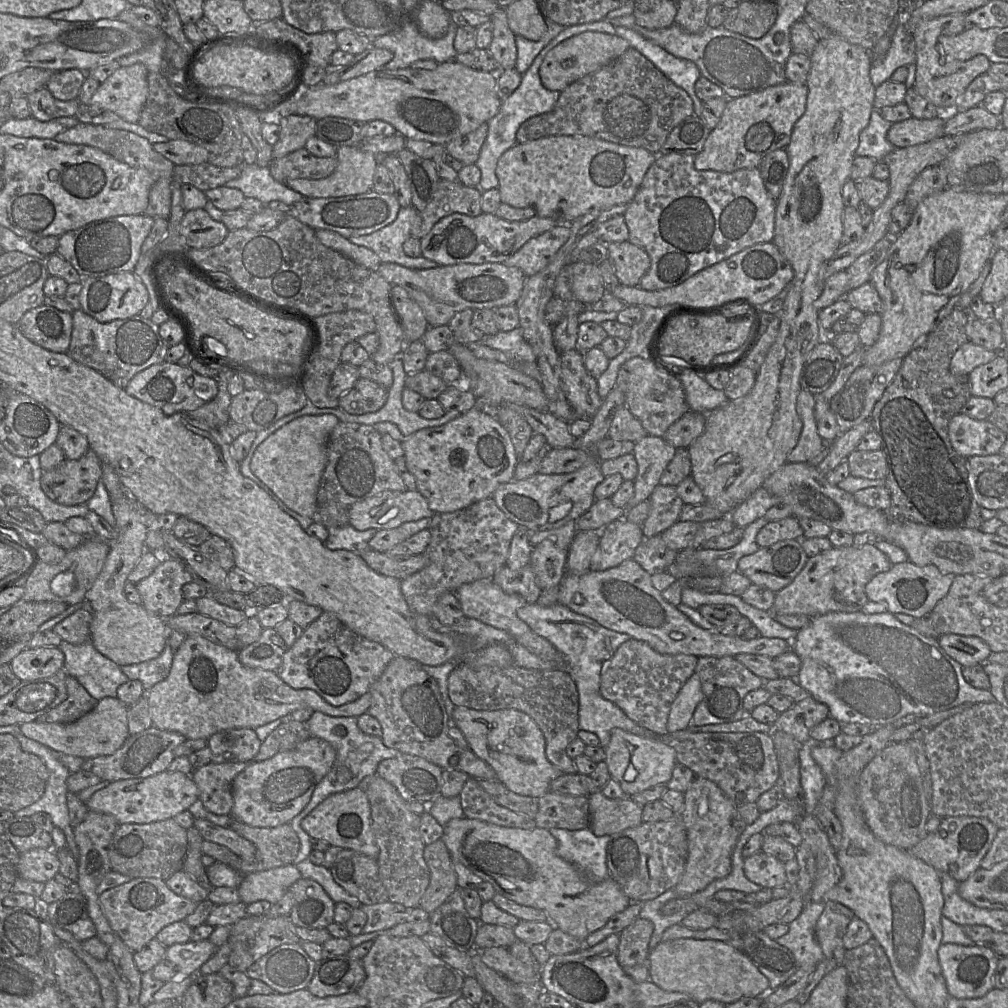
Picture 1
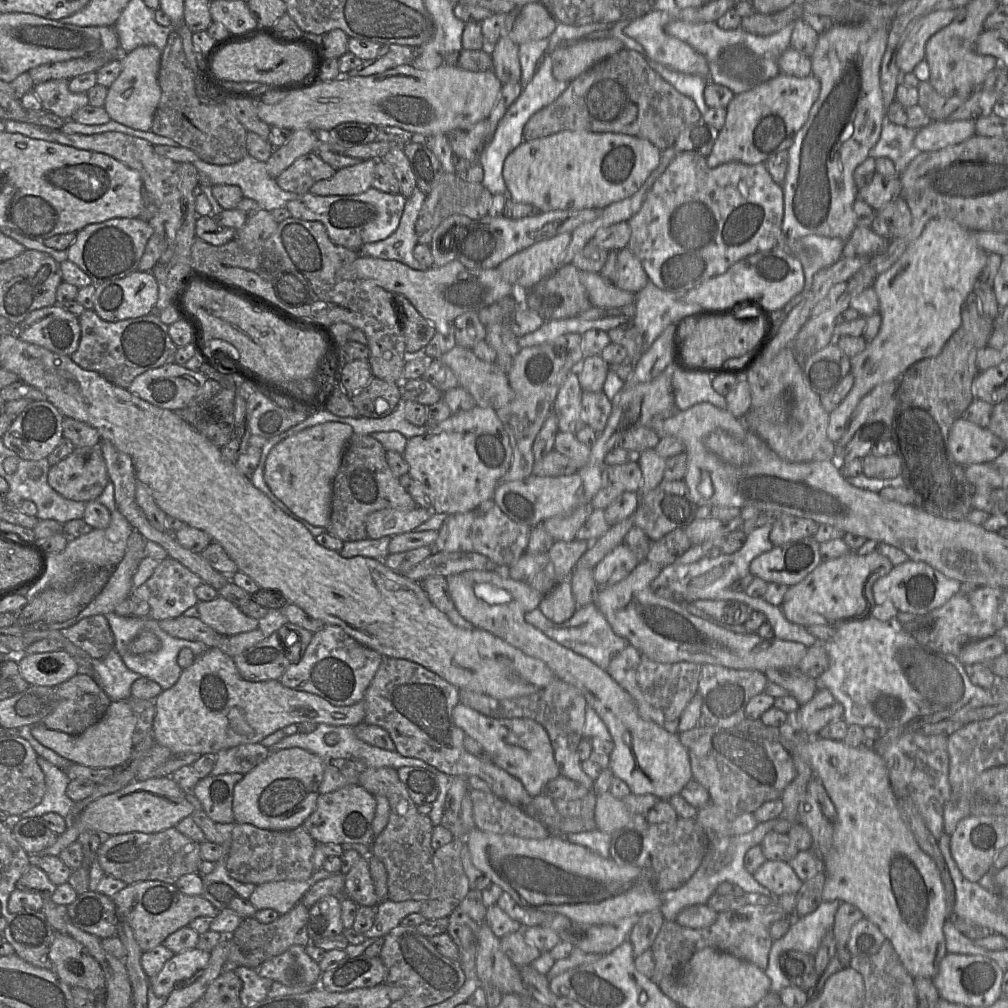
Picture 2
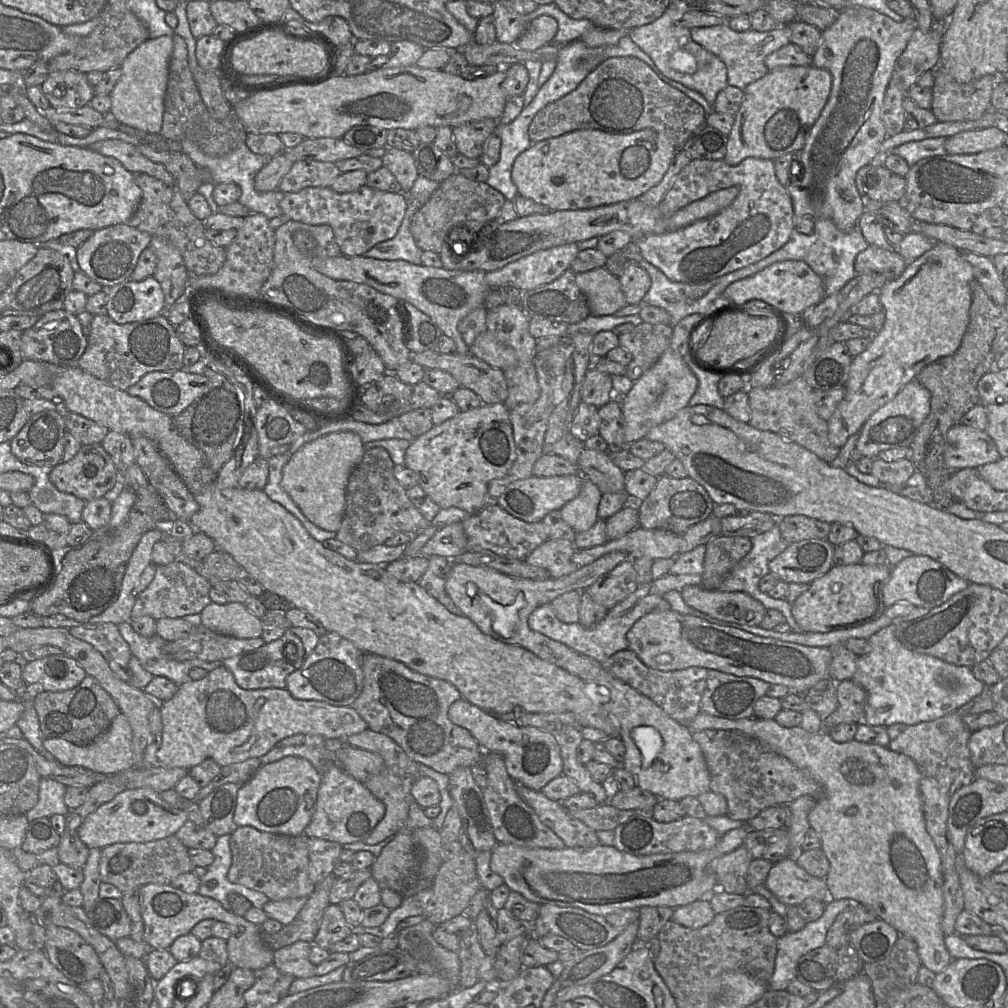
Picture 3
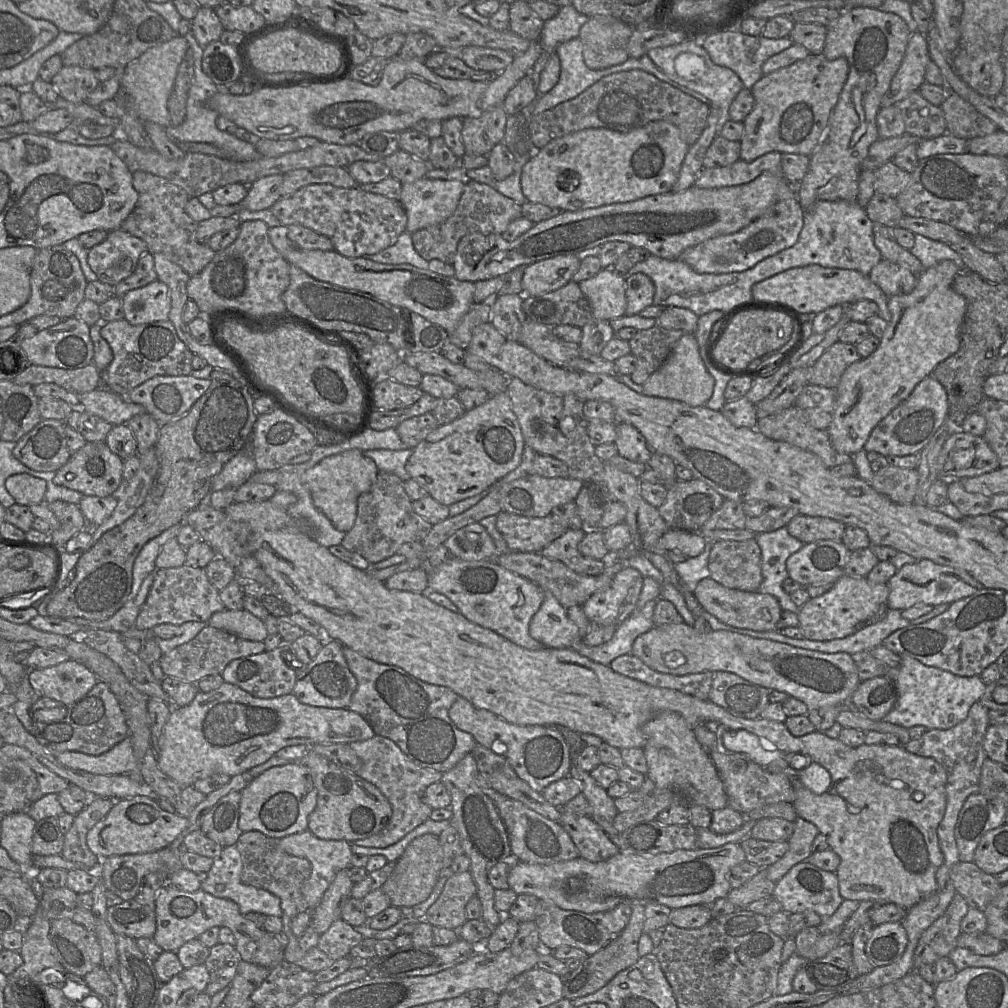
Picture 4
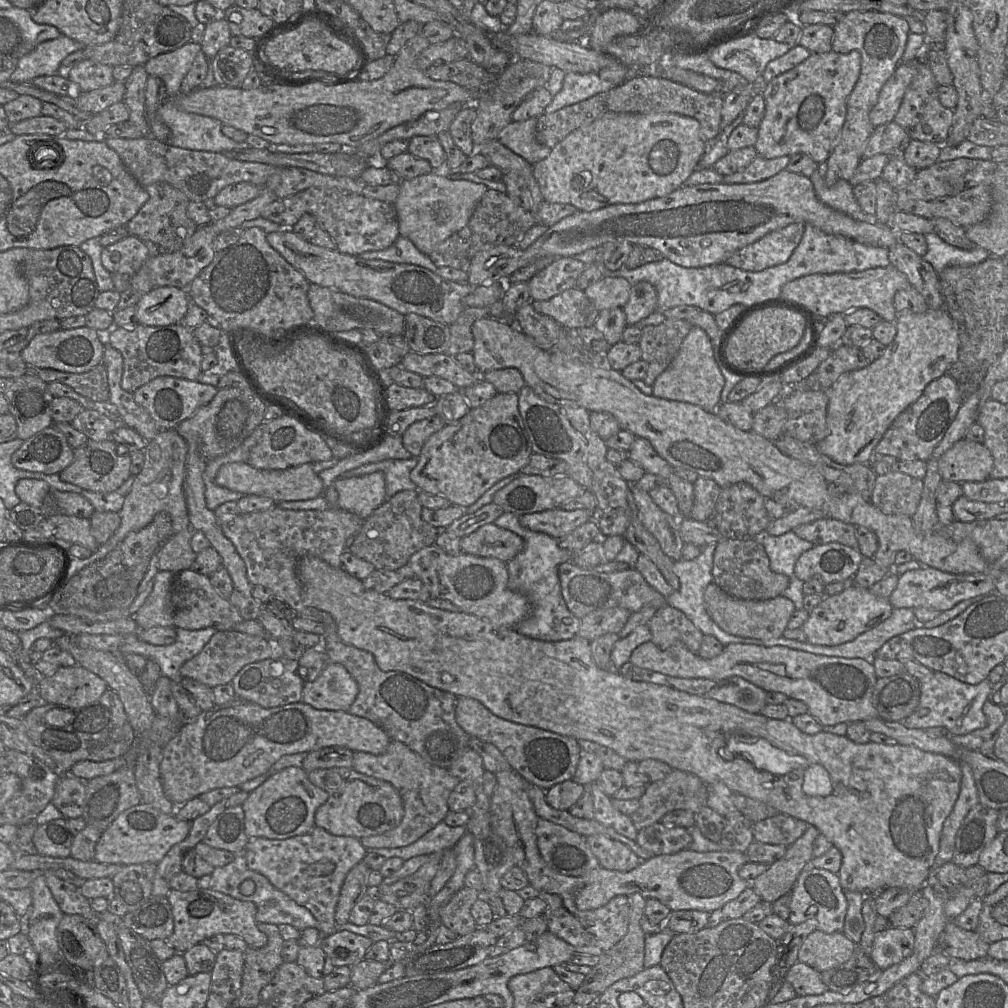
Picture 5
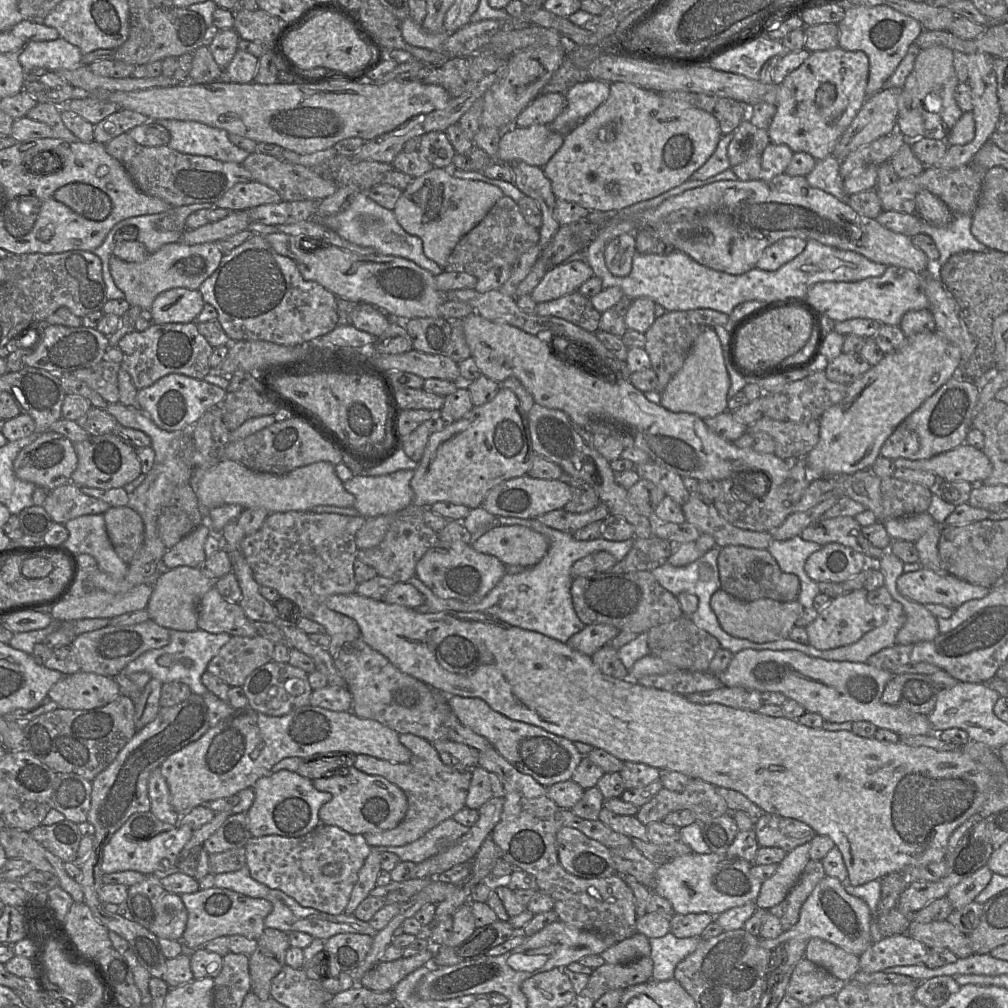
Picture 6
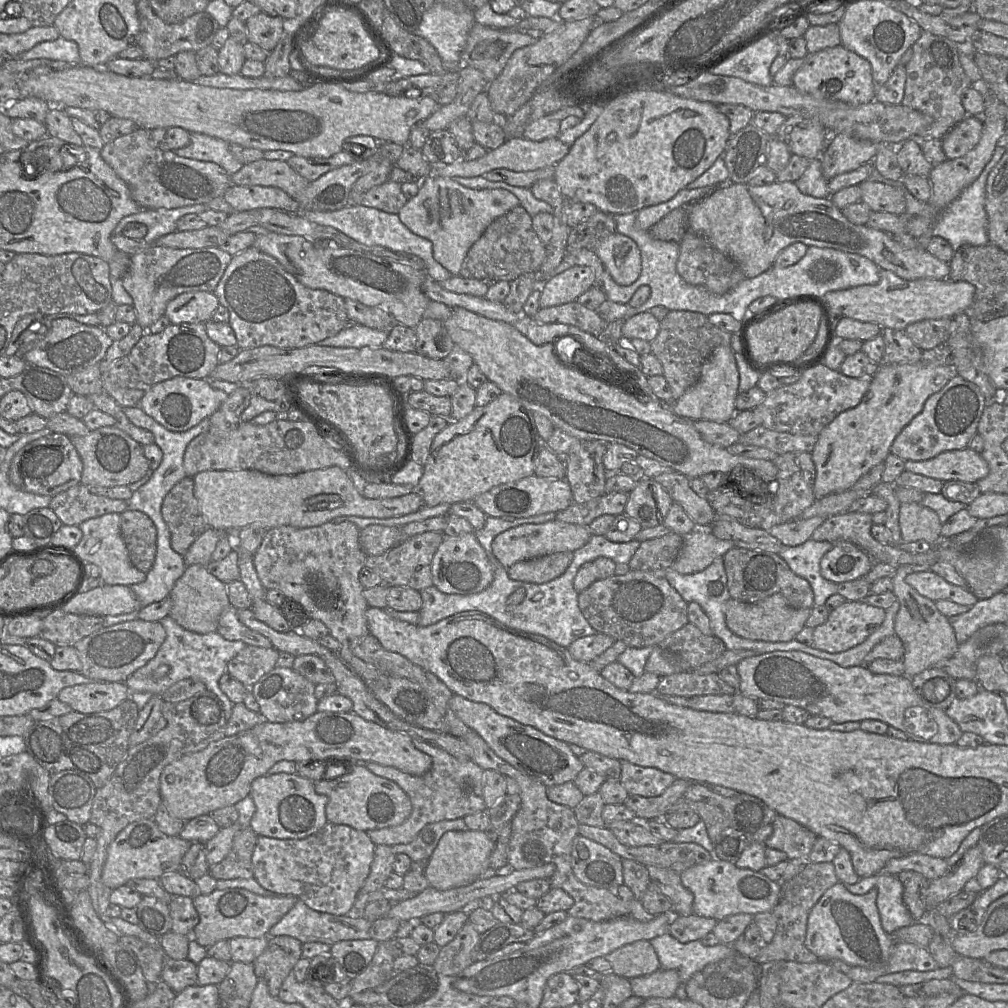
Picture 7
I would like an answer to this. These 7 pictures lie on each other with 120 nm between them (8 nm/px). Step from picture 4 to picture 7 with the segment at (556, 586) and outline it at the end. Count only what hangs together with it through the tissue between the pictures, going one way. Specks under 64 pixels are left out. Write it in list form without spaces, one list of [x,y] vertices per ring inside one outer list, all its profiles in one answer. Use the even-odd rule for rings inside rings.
[[[628,570],[626,573],[623,574],[615,574],[606,579],[597,579],[594,581],[589,587],[585,590],[578,593],[578,605],[579,608],[588,621],[590,626],[599,633],[607,634],[613,637],[616,641],[620,640],[623,641],[628,647],[634,648],[644,648],[644,647],[658,647],[658,645],[670,634],[677,631],[678,629],[682,628],[686,625],[688,621],[687,617],[687,605],[688,603],[683,600],[683,598],[679,595],[679,593],[670,585],[668,582],[666,575],[666,571],[663,570]]]

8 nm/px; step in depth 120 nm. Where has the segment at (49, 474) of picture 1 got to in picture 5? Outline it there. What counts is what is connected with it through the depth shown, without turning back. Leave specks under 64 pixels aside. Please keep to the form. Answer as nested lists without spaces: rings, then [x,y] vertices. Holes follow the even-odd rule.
[[[109,438],[104,441],[88,441],[74,449],[72,463],[60,472],[59,477],[63,482],[71,483],[82,489],[93,492],[117,491],[131,476],[130,454],[120,454],[119,447]]]

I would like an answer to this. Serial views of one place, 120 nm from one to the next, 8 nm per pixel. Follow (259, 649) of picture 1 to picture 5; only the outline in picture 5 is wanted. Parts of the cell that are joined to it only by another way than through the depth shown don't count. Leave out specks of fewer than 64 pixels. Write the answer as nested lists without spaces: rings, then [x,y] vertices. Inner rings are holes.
[[[286,657],[268,658],[244,666],[231,684],[236,696],[264,708],[274,708],[300,702],[305,681],[297,673],[298,661]]]

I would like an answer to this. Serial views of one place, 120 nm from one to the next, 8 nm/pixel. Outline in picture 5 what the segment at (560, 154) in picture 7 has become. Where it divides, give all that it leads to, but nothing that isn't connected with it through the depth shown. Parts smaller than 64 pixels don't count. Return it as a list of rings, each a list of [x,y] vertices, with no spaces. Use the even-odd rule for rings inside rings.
[[[537,118],[524,121],[512,120],[500,131],[497,140],[533,165],[546,158],[551,152],[551,148],[537,141],[536,124]]]

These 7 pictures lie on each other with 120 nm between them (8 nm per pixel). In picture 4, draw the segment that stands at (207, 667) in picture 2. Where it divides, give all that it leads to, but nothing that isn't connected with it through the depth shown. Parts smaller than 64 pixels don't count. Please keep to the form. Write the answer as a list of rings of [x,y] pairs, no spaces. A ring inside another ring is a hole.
[[[224,682],[211,692],[199,691],[186,706],[172,708],[159,739],[158,766],[171,777],[181,789],[214,774],[230,777],[241,774],[265,763],[280,749],[293,745],[312,747],[317,744],[351,744],[372,738],[375,732],[358,713],[348,708],[325,708],[304,704],[291,693],[274,698],[258,698],[240,687]]]

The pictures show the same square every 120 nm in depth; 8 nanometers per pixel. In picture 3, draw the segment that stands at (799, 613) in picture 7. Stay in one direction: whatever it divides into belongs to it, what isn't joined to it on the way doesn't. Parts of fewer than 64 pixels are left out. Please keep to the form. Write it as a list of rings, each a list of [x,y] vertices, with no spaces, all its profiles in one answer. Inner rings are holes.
[[[686,586],[681,590],[690,607],[714,618],[748,626],[760,626],[767,609],[745,592],[708,590],[703,586]]]

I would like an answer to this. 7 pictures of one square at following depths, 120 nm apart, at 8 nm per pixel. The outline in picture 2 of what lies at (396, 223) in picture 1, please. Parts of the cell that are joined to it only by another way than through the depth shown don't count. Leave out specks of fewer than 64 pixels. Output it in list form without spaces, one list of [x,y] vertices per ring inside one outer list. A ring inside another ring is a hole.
[[[416,187],[412,195],[407,198],[396,231],[384,240],[362,245],[359,254],[384,260],[396,260],[414,270],[427,270],[428,267],[413,255],[413,250],[418,244],[415,223],[426,197],[427,195]]]

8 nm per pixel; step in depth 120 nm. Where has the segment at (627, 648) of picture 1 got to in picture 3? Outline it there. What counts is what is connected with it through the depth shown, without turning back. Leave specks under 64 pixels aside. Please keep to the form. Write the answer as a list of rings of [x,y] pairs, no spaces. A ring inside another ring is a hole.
[[[629,648],[614,653],[601,664],[614,676],[654,701],[671,718],[682,725],[689,726],[690,722],[700,712],[701,699],[708,678],[707,668],[689,667],[667,672],[653,669],[645,665]]]

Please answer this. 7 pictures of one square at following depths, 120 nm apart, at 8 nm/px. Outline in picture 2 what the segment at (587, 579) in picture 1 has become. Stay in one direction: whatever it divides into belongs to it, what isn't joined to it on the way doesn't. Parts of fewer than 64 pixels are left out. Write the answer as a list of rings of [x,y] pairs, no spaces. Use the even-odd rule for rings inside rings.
[[[647,560],[639,562],[626,578],[611,586],[599,588],[593,602],[612,630],[626,638],[630,645],[648,659],[659,663],[715,664],[762,673],[770,668],[797,669],[808,650],[802,643],[764,639],[756,633],[735,633],[689,613],[674,600],[658,596],[651,589],[651,583],[662,568],[664,567]]]

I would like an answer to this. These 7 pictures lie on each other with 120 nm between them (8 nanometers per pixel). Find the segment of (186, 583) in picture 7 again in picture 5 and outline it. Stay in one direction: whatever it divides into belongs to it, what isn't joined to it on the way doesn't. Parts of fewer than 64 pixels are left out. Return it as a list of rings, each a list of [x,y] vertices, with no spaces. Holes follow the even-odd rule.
[[[159,570],[154,576],[154,586],[140,609],[133,615],[139,629],[154,626],[174,626],[172,592],[177,574]]]

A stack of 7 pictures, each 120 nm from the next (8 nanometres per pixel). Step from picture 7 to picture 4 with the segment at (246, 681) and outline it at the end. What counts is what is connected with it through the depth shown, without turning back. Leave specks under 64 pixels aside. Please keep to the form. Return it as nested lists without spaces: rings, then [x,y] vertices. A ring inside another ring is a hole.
[[[211,626],[203,628],[191,641],[182,644],[161,656],[159,665],[166,676],[190,683],[198,683],[211,675],[222,675],[225,667],[233,660],[265,652],[263,641],[242,639],[232,633]]]

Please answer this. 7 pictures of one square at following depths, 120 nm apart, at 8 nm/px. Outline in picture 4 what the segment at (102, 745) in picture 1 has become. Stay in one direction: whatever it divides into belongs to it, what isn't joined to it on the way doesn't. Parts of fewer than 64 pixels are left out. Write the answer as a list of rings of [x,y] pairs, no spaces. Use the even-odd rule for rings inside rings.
[[[130,736],[101,755],[66,751],[56,755],[63,765],[99,775],[128,774],[138,766]]]

